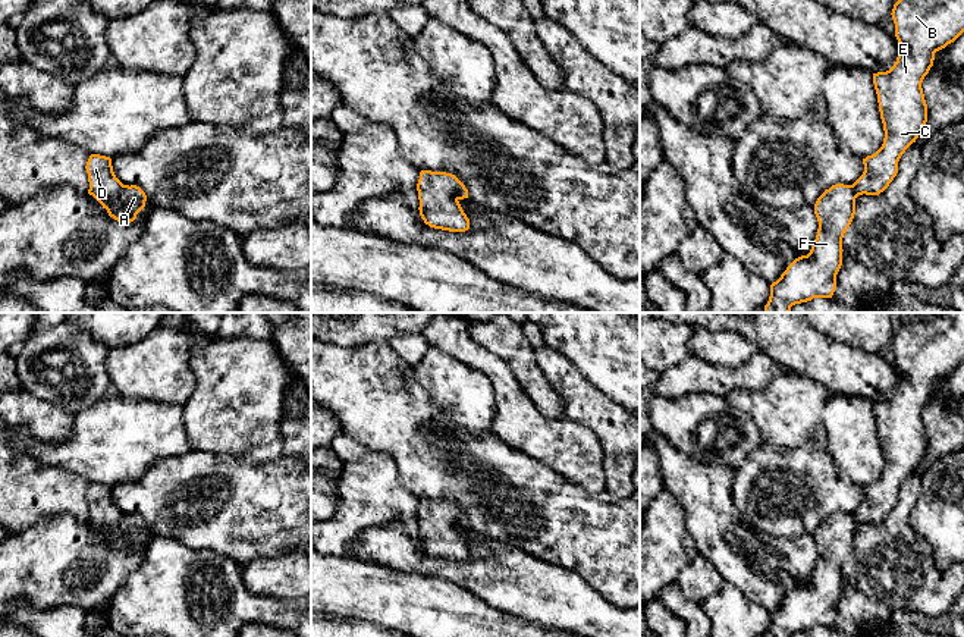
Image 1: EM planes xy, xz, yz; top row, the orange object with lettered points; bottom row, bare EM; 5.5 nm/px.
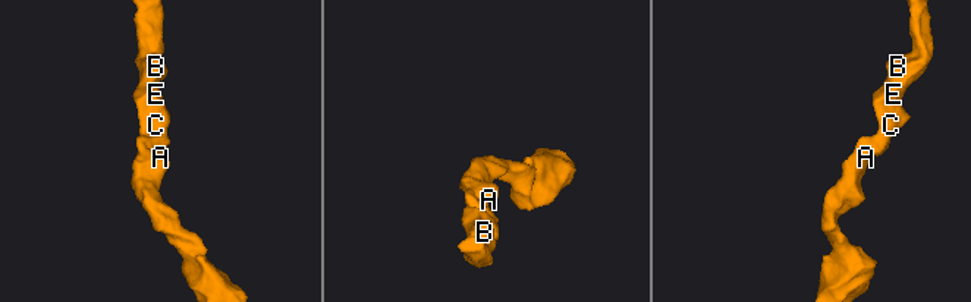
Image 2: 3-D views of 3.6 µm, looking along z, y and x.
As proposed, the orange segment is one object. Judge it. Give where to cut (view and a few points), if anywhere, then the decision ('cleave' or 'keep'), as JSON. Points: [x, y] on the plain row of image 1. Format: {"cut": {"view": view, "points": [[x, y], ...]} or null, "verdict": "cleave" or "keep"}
{"cut": null, "verdict": "keep"}

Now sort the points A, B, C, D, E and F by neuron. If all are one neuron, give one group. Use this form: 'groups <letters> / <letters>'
groups A B C D E F

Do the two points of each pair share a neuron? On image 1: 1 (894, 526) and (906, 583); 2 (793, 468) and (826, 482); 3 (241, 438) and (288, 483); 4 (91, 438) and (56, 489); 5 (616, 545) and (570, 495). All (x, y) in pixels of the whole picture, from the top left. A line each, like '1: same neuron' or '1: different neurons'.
1: same neuron
2: same neuron
3: different neurons
4: different neurons
5: same neuron

